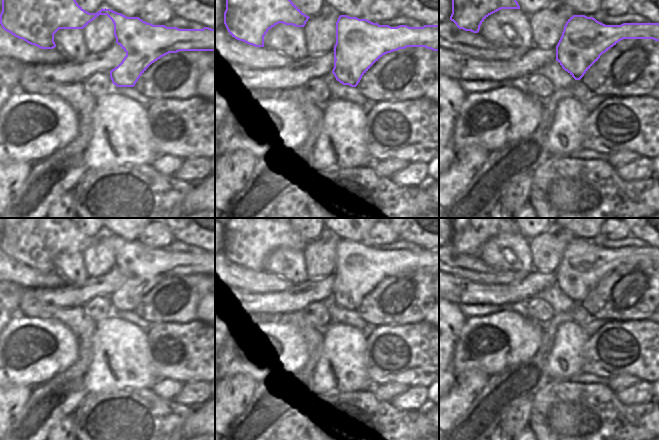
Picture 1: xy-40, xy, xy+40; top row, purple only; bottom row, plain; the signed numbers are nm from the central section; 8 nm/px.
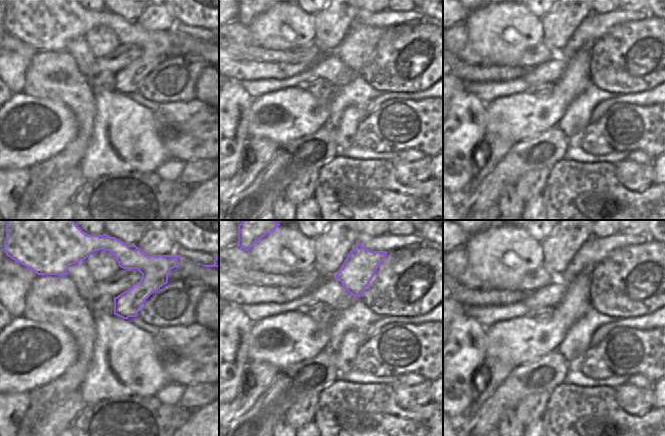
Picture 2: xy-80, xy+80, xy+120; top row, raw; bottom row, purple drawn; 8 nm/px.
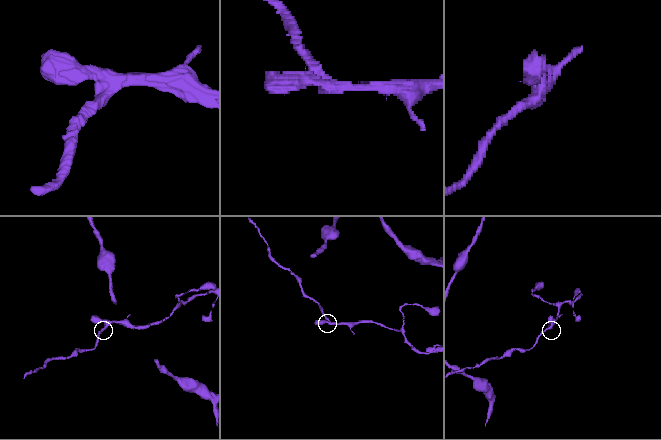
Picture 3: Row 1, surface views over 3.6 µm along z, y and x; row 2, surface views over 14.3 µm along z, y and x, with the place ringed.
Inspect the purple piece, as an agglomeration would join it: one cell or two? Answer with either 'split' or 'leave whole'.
split

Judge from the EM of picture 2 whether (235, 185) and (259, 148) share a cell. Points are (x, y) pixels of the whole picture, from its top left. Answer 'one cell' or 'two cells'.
one cell

